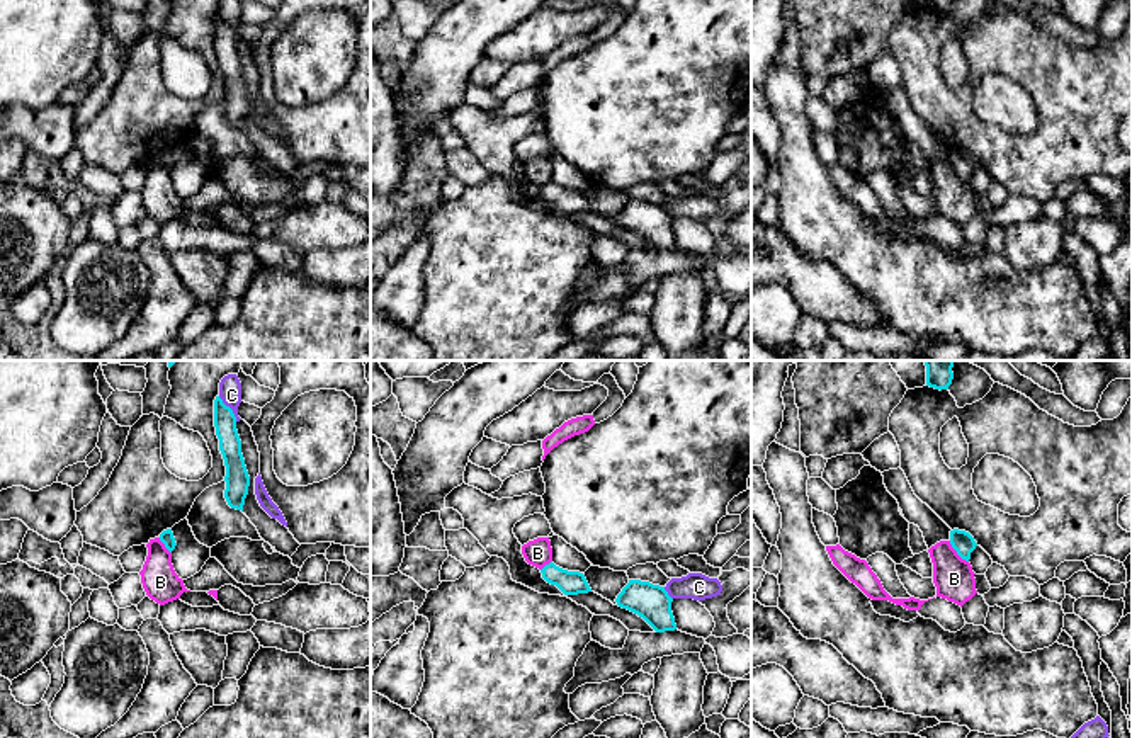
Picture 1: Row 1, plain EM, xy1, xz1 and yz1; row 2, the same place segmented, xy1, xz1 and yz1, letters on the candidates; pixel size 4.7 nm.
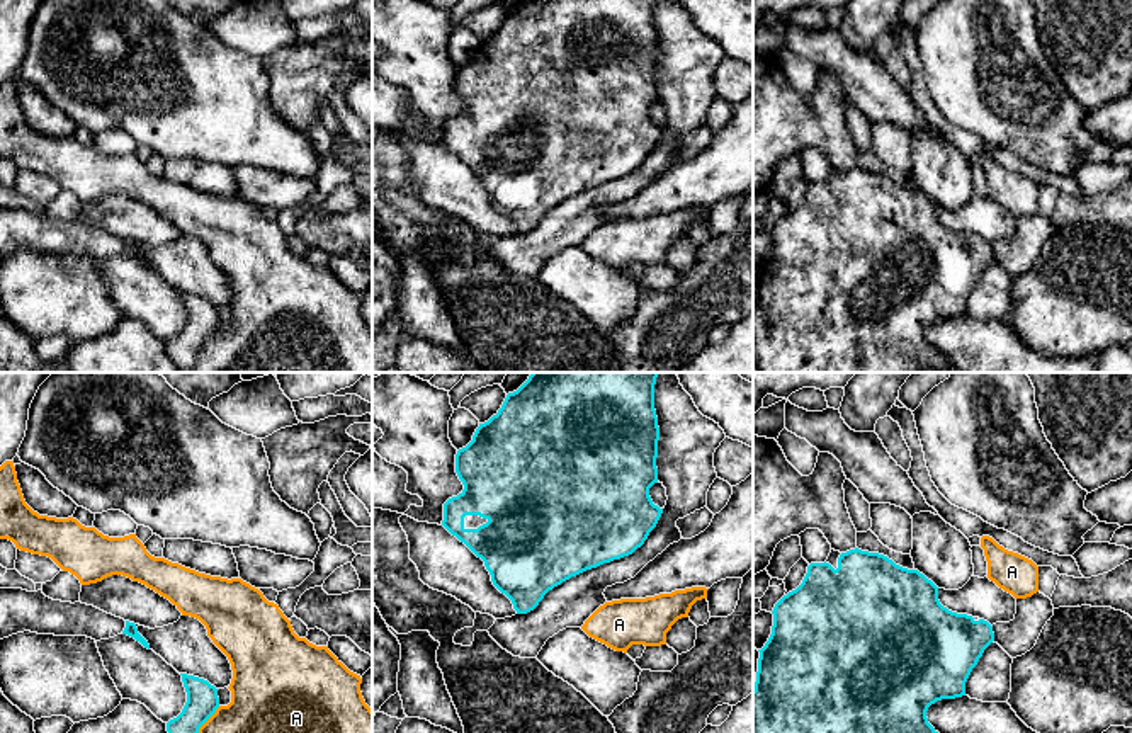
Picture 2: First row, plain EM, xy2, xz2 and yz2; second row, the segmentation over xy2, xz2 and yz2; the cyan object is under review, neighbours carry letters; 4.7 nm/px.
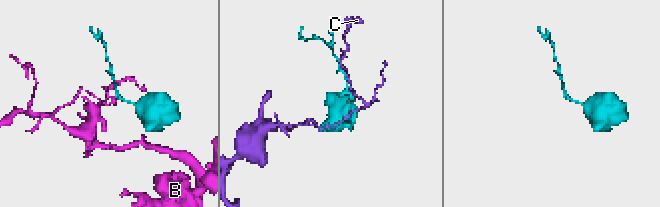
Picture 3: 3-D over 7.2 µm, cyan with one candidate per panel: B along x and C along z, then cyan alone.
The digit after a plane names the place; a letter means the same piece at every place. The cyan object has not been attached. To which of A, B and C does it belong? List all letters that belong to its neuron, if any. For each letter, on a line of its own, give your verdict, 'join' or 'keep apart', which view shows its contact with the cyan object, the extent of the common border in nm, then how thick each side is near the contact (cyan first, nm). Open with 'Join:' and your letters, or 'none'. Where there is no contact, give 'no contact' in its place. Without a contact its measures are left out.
Join: none
A: keep apart; contact in xy2; length 280 nm; calibres 150 and 480 nm
B: keep apart; contact in yz1; length 140 nm; calibres 100 and 190 nm
C: keep apart; contact in xy1; length 150 nm; calibres 110 and 110 nm

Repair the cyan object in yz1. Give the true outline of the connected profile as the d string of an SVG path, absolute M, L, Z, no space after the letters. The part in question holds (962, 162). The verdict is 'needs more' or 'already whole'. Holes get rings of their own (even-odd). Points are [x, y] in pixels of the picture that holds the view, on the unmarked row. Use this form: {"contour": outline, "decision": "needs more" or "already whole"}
{"contour": "M959 148L950 150L950 163L957 170L957 173L965 180L971 179L971 172L977 165L977 162L969 151Z", "decision": "already whole"}

